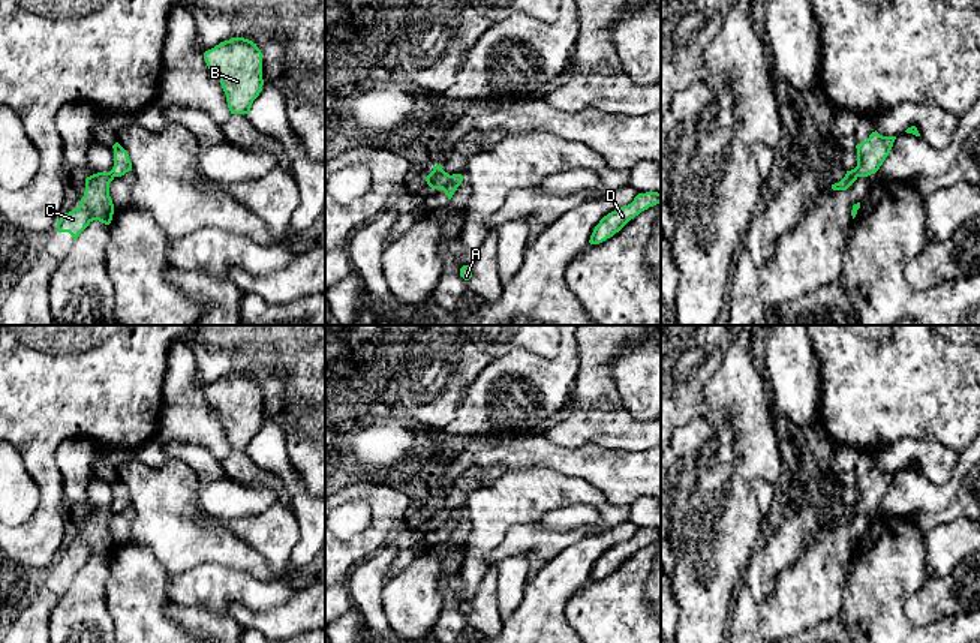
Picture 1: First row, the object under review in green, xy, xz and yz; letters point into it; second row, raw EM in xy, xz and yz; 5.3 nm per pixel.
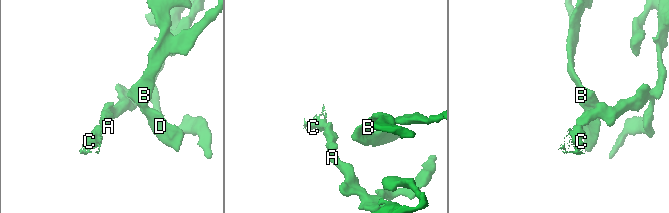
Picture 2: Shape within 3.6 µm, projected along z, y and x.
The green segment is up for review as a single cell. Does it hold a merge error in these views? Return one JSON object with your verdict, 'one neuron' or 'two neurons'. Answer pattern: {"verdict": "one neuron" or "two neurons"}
{"verdict": "two neurons"}

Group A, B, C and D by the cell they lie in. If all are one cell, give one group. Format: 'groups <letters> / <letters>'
groups A B D / C

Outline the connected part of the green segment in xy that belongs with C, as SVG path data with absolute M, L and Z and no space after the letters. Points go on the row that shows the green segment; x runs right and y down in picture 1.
M97 172L87 177L79 207L63 213L57 222L57 231L69 232L75 241L93 220L109 225L114 214L114 204L109 196L109 183L112 180L114 177L109 172Z

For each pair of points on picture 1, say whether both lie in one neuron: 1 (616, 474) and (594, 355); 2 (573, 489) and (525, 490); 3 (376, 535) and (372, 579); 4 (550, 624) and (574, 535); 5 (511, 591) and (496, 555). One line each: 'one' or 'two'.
1: two
2: one
3: two
4: two
5: two

